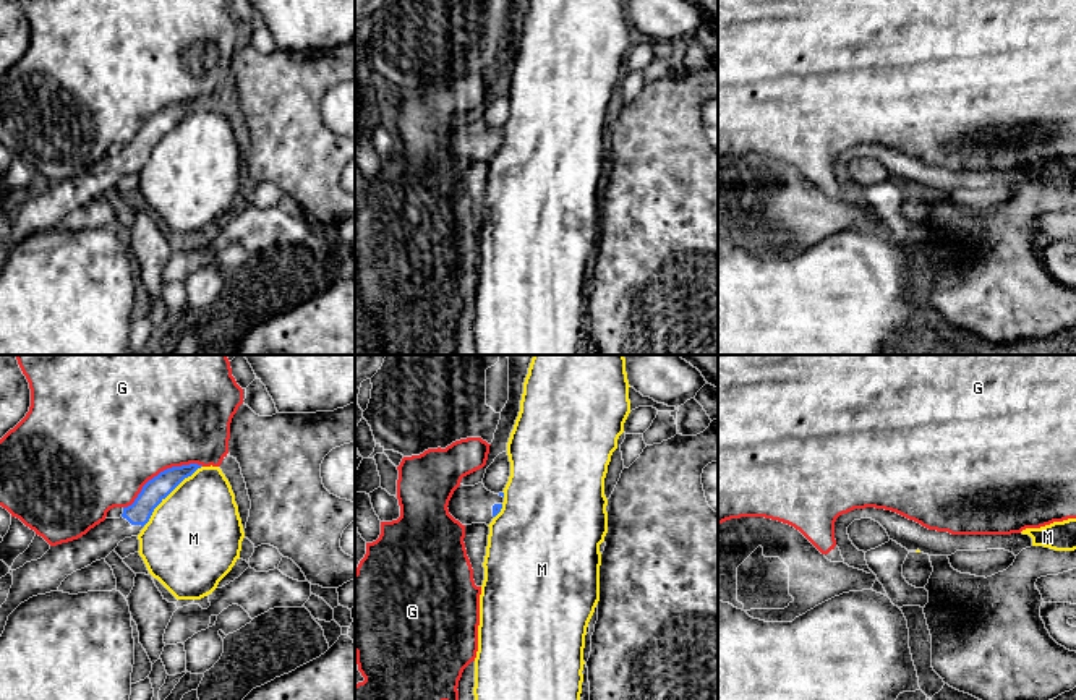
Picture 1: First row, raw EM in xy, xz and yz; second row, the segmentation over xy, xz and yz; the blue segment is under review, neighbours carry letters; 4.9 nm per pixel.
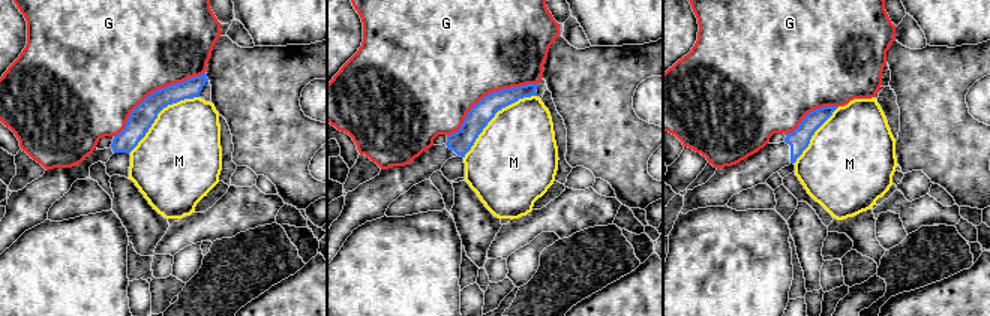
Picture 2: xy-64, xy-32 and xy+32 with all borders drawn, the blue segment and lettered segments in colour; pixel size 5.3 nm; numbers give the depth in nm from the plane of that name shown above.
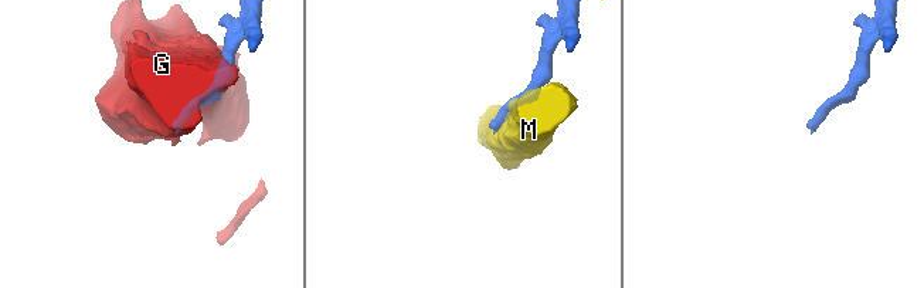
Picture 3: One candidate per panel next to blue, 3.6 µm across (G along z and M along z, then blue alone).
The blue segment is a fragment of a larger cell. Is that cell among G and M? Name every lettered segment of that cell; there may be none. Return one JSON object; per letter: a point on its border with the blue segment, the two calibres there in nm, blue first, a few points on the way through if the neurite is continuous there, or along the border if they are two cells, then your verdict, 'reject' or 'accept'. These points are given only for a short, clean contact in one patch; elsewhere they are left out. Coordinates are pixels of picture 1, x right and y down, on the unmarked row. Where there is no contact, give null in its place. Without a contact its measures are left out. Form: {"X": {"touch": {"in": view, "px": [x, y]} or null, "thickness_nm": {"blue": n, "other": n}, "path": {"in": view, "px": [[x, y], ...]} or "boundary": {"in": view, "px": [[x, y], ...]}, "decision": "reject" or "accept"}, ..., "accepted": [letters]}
{"G": {"touch": {"in": "xy", "px": [161, 109]}, "thickness_nm": {"blue": 120, "other": 500}, "decision": "reject"}, "M": {"touch": {"in": "xy", "px": [169, 130]}, "thickness_nm": {"blue": 120, "other": 480}, "decision": "reject"}, "accepted": []}

